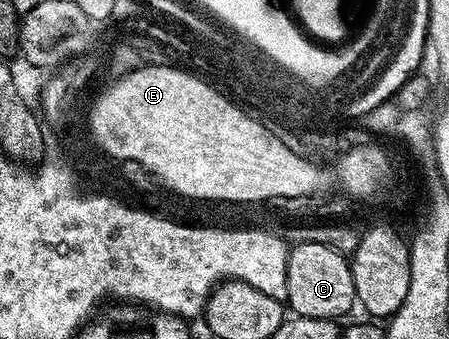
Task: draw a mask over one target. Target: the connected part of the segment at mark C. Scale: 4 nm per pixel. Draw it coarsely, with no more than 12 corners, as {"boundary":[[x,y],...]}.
{"boundary":[[329,245],[287,252],[286,306],[338,320],[356,306],[350,262]]}

